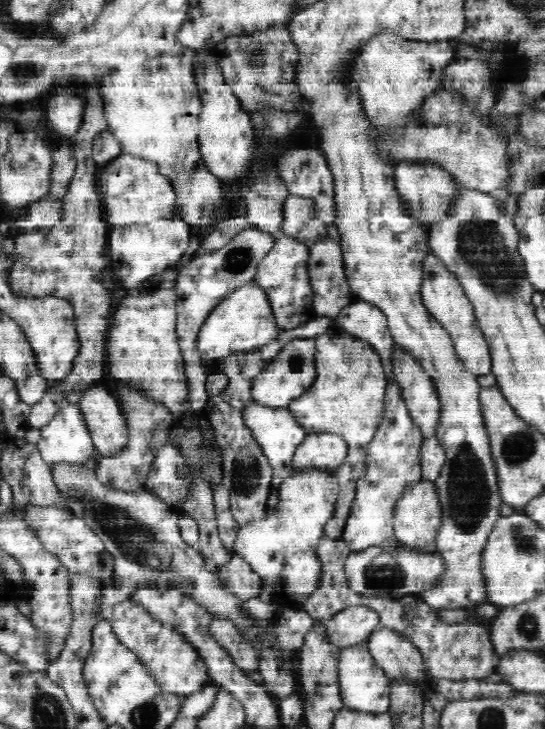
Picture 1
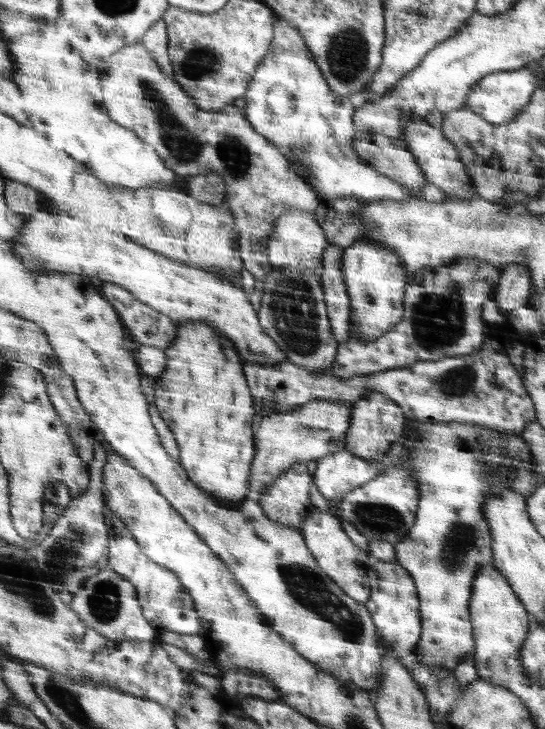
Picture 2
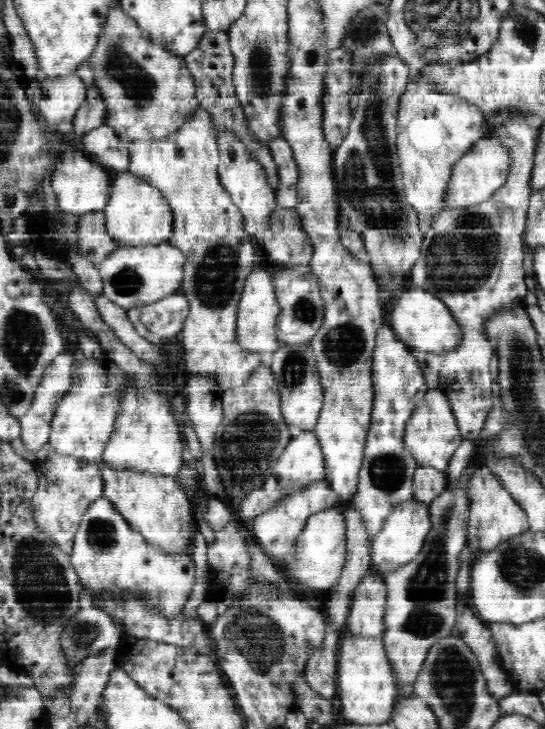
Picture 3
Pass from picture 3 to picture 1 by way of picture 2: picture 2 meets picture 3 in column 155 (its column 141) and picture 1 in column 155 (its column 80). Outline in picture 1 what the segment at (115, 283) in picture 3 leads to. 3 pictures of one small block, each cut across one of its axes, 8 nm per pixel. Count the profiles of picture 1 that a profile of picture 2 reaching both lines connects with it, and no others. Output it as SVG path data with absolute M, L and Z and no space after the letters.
M182 217L152 219L148 224L128 224L110 226L110 238L107 237L107 256L115 266L116 277L126 288L140 287L151 277L179 264L193 231Z

